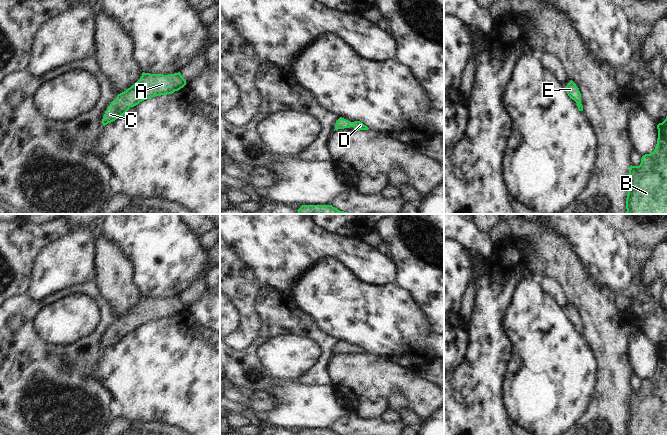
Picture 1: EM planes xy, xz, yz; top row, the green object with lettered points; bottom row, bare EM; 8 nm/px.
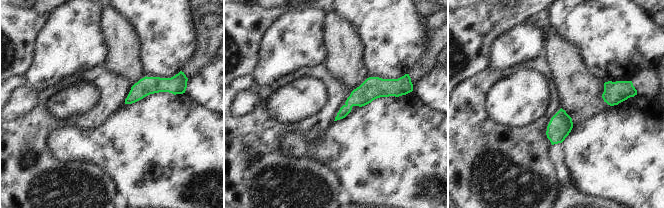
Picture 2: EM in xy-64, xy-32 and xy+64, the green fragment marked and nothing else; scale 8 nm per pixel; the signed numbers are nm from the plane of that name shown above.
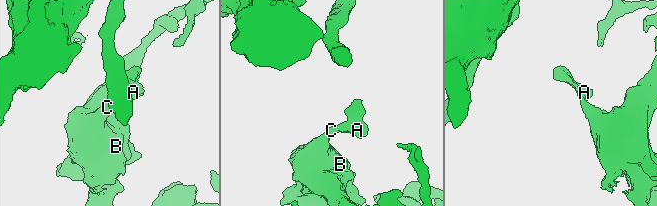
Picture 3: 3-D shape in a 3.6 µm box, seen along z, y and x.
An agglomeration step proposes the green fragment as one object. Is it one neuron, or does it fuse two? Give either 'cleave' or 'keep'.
keep

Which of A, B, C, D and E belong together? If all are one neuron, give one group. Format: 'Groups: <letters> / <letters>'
Groups: A B C D E.

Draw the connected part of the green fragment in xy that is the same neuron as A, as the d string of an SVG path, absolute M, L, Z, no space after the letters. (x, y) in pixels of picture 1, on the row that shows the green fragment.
M142 73L141 78L107 107L102 119L103 126L123 116L130 107L155 96L172 94L186 85L181 73L169 75Z

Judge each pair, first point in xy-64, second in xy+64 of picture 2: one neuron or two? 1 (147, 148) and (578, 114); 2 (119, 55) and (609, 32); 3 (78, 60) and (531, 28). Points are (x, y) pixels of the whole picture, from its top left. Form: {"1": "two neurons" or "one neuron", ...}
{"1": "two neurons", "2": "two neurons", "3": "one neuron"}

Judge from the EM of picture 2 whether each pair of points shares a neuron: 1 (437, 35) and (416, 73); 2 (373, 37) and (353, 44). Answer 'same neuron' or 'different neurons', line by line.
1: same neuron
2: different neurons

